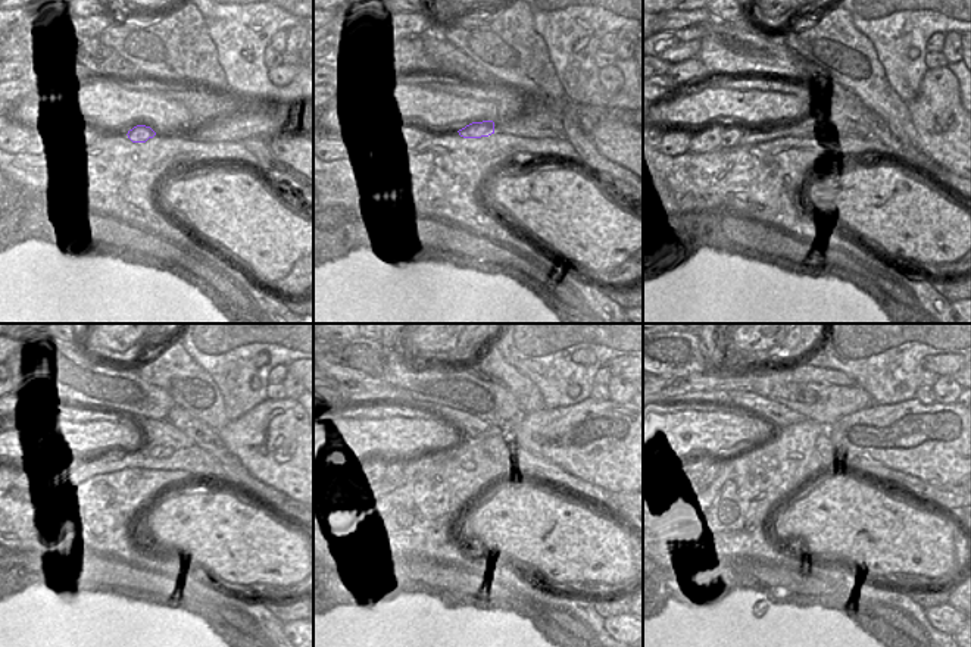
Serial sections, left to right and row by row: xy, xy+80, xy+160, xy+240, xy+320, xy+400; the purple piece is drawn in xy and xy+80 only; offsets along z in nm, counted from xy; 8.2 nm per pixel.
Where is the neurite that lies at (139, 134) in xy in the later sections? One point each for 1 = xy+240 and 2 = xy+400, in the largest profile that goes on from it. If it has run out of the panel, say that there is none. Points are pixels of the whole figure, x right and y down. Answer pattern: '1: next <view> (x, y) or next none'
1: next xy+240 (153, 450)
2: next xy+400 (824, 446)

